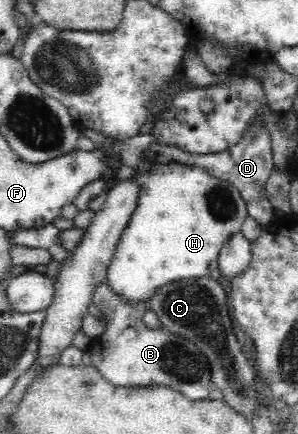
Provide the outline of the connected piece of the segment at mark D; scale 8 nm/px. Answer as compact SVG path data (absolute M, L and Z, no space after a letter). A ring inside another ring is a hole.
M260 119L254 120L255 122L247 128L243 140L240 140L236 146L230 146L228 150L218 154L210 154L208 156L189 154L172 146L163 146L155 142L143 153L143 156L156 157L160 163L191 163L194 166L204 168L208 174L216 177L216 179L220 179L220 181L232 183L246 201L249 215L255 218L261 225L267 226L273 221L275 212L266 194L268 178L270 178L270 174L276 168L274 149L272 149L272 137L270 137L268 129L264 127L264 123Z

